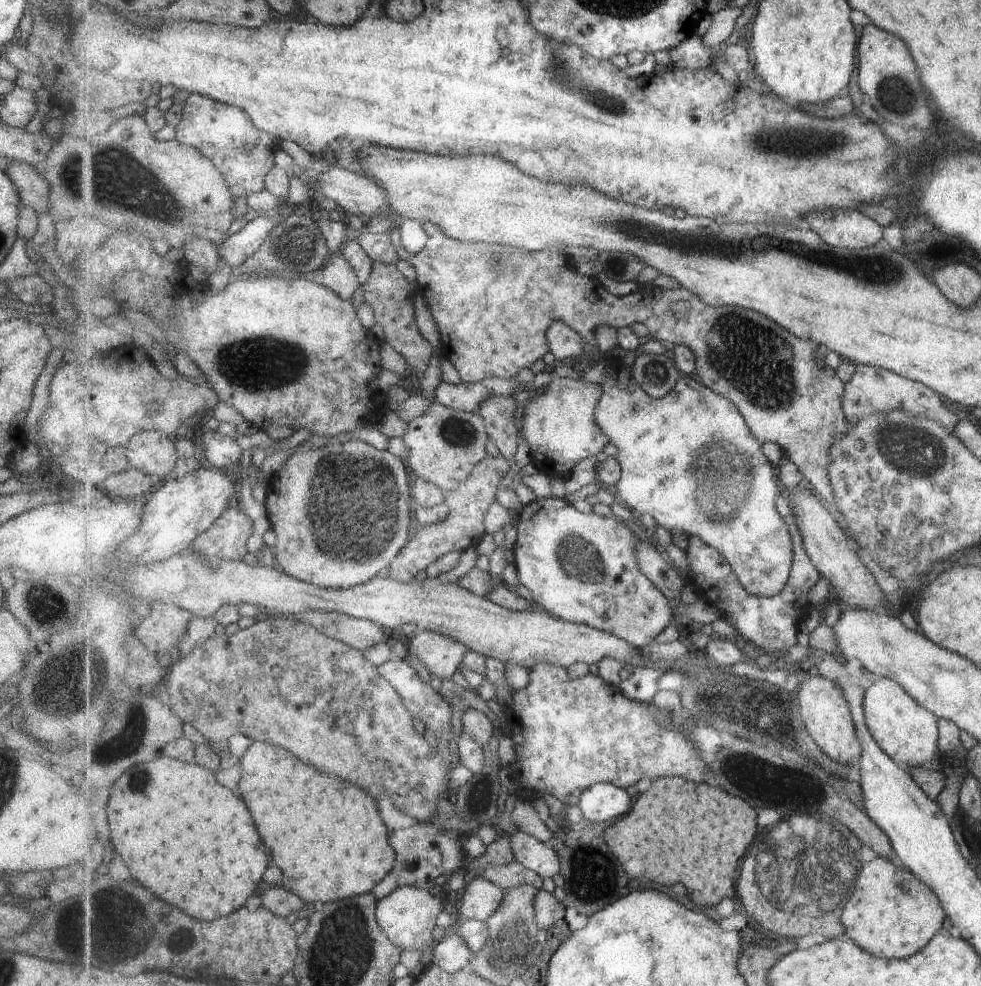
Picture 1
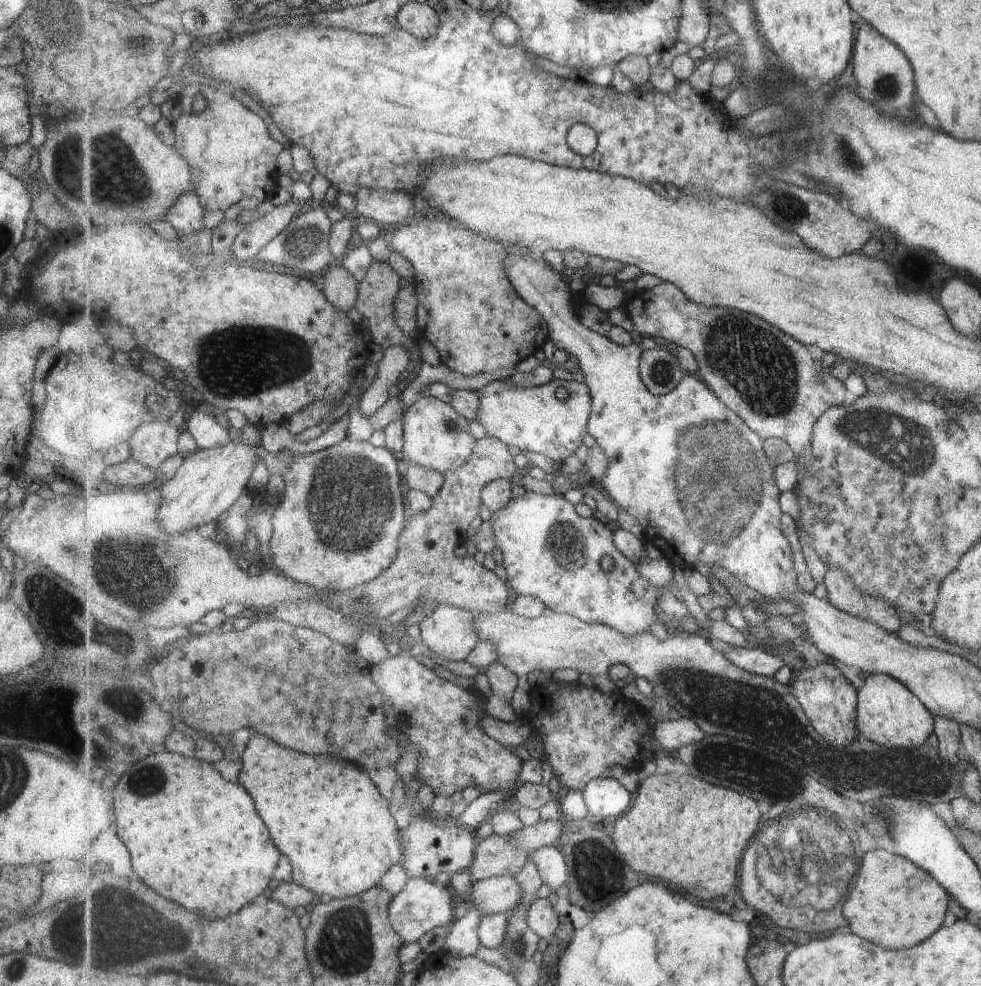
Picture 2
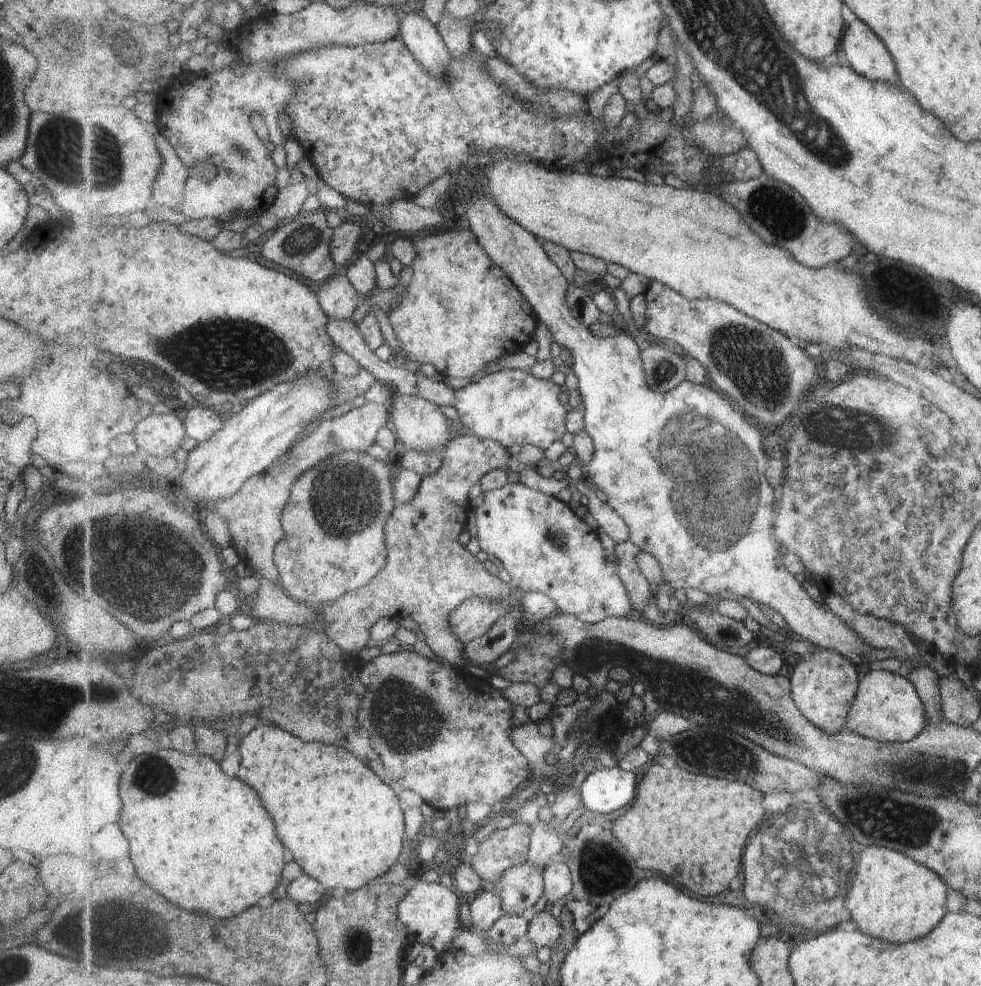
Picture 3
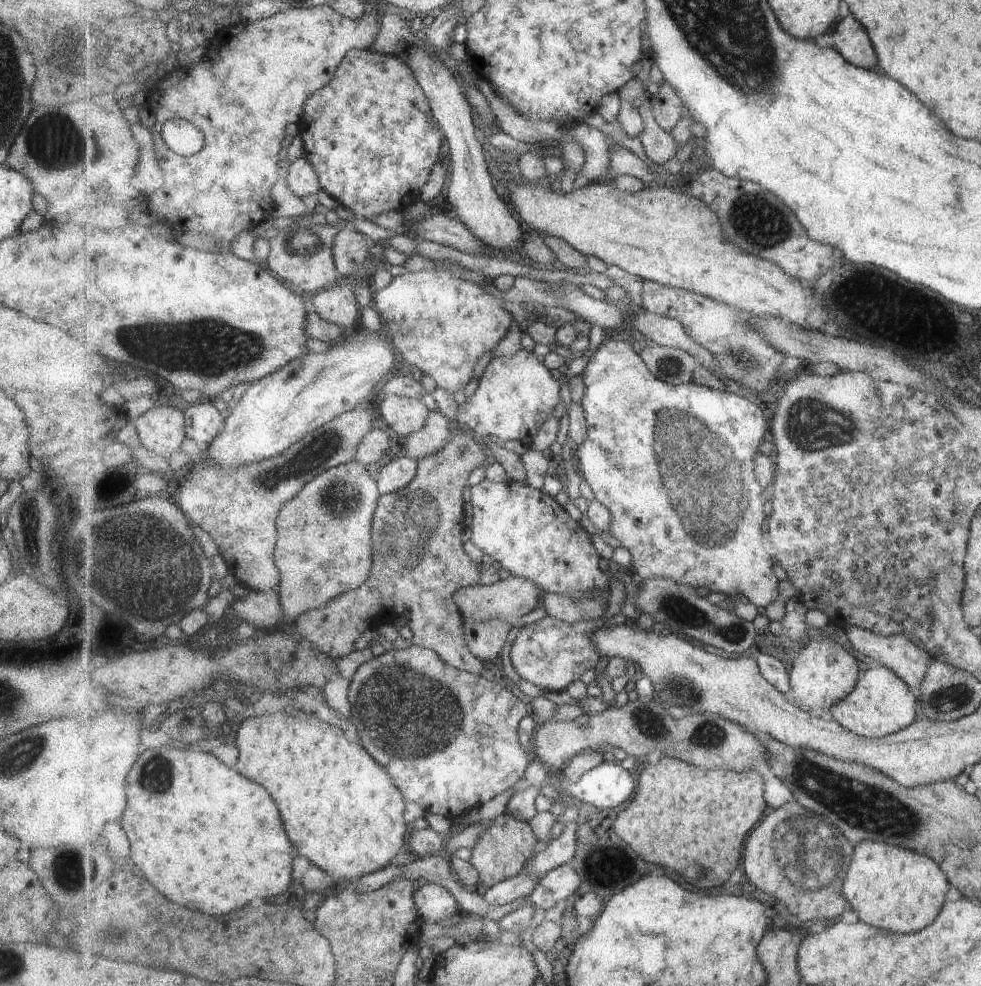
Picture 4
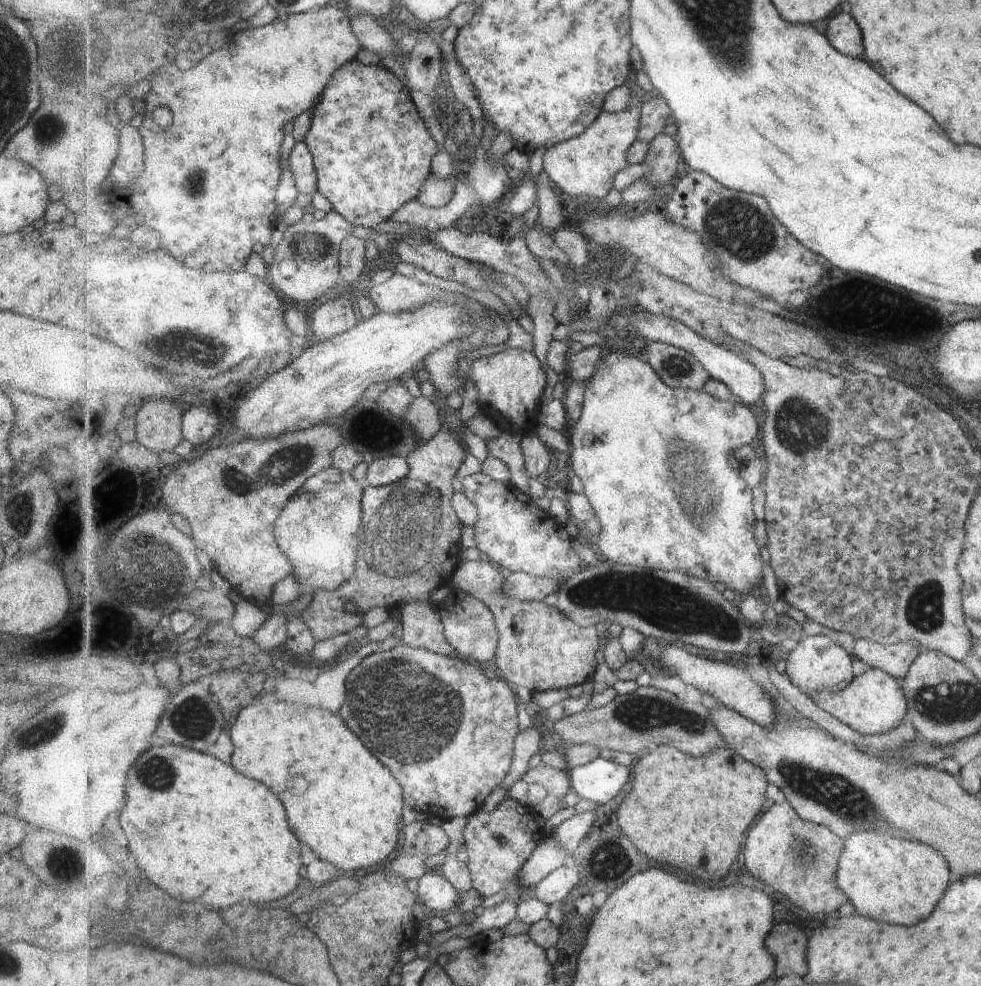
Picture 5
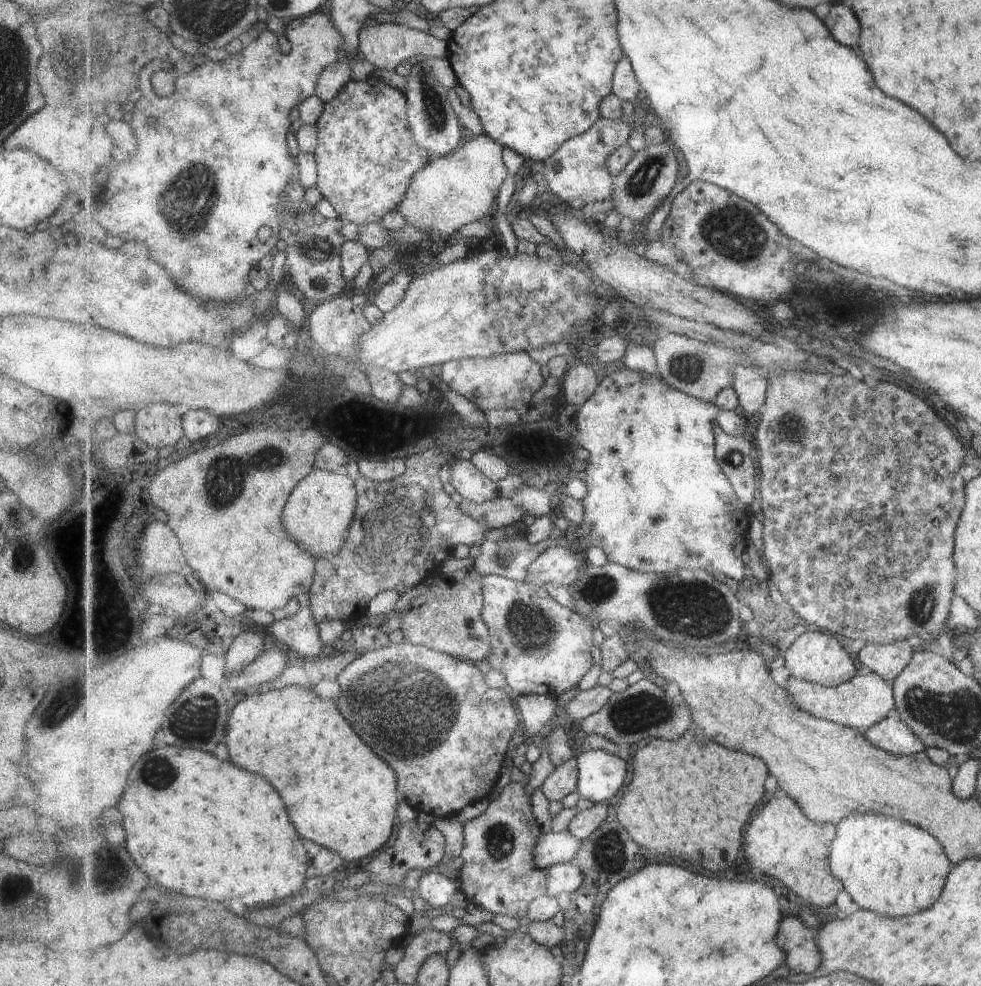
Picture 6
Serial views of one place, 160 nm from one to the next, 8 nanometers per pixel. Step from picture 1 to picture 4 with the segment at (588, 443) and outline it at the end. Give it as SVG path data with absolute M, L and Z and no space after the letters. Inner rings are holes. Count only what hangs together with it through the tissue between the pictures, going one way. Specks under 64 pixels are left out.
M520 349L513 356L489 362L478 389L458 406L456 420L481 436L494 436L502 441L519 440L529 448L559 402L567 402L565 381L555 380L548 366L533 351Z

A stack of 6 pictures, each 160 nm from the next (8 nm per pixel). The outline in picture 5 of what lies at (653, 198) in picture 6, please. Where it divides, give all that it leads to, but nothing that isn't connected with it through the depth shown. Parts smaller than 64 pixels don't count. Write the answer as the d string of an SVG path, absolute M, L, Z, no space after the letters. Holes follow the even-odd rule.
M663 133L651 142L649 156L646 156L645 164L650 172L645 174L656 186L668 184L671 178L677 174L677 166L681 162L682 150L676 136L668 136Z

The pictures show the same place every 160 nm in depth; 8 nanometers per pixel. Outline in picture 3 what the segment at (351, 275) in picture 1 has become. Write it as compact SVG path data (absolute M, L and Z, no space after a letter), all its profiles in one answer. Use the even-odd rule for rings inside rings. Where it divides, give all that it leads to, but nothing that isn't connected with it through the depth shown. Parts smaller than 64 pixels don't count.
M346 275L335 276L334 279L324 283L317 296L320 308L328 318L339 321L351 320L363 299Z

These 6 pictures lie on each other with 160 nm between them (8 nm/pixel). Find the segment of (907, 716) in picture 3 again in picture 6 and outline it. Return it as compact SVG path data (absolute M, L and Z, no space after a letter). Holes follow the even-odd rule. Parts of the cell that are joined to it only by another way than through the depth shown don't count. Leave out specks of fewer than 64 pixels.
M873 671L857 674L851 680L836 687L826 687L790 675L786 689L805 712L862 731L879 723L885 718L887 710L893 708L894 696L891 696L891 688L885 682L881 682L881 677Z

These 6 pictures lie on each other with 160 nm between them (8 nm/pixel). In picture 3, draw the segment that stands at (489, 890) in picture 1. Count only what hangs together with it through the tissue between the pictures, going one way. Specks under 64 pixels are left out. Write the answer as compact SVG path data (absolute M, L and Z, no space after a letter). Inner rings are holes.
M527 862L524 865L511 867L504 872L500 884L492 888L500 897L502 914L522 916L531 914L533 906L535 906L535 904L541 900L541 896L545 894L544 870L545 867L542 869Z

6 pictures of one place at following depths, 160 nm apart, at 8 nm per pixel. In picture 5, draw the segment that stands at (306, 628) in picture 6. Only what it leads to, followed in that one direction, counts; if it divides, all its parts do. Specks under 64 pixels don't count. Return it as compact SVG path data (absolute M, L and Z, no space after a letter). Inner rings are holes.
M237 597L236 613L229 625L240 637L253 638L265 620L271 616L259 608L255 602Z

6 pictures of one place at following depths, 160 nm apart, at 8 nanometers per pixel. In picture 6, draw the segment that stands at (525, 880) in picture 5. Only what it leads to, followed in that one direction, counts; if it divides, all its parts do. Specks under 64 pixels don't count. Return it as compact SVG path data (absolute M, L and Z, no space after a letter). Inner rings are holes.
M569 831L560 833L545 833L537 843L533 864L538 869L549 870L561 863L575 861L579 852L581 840L575 838Z

